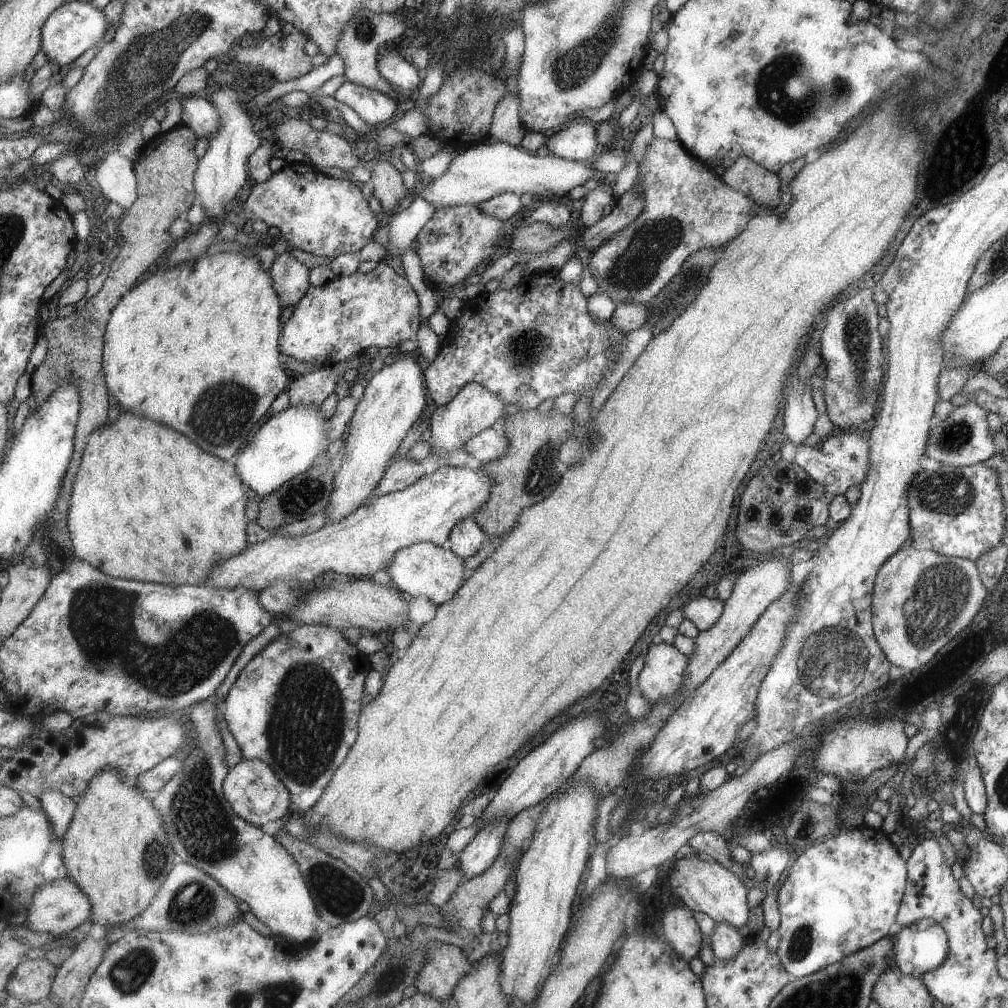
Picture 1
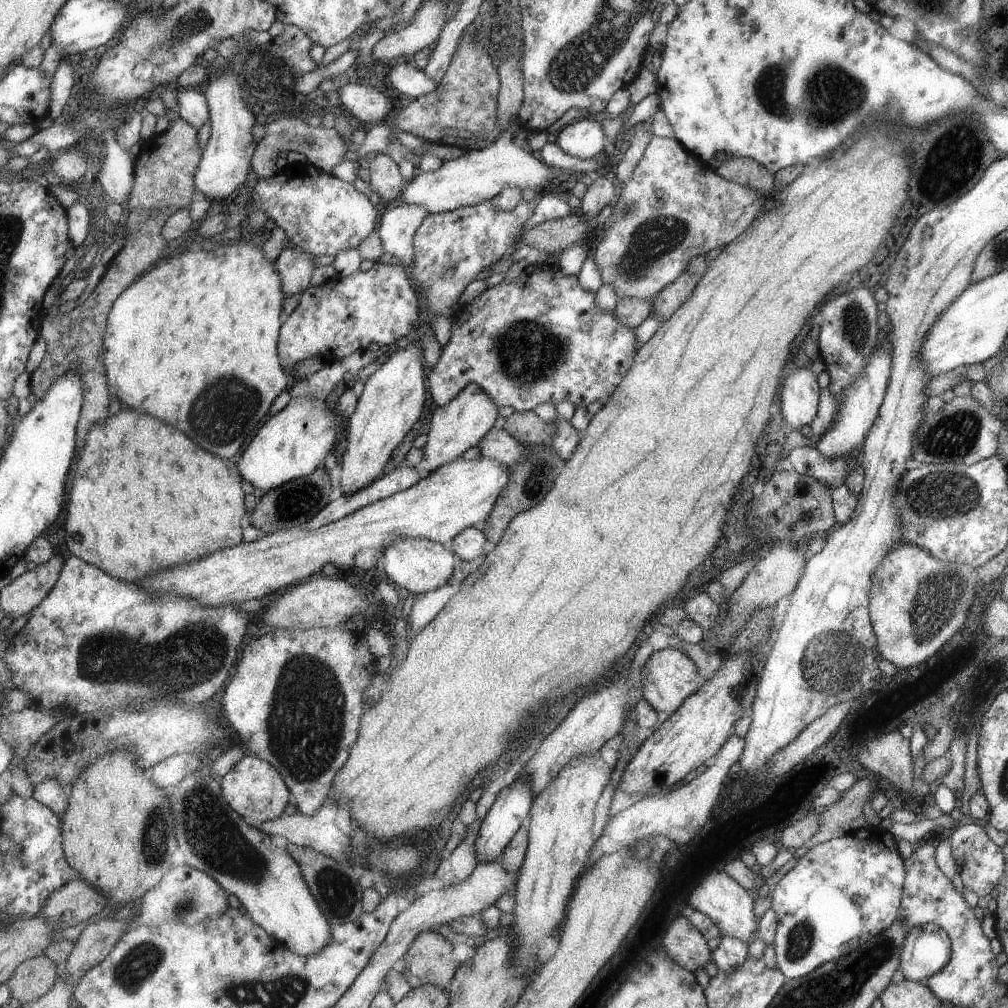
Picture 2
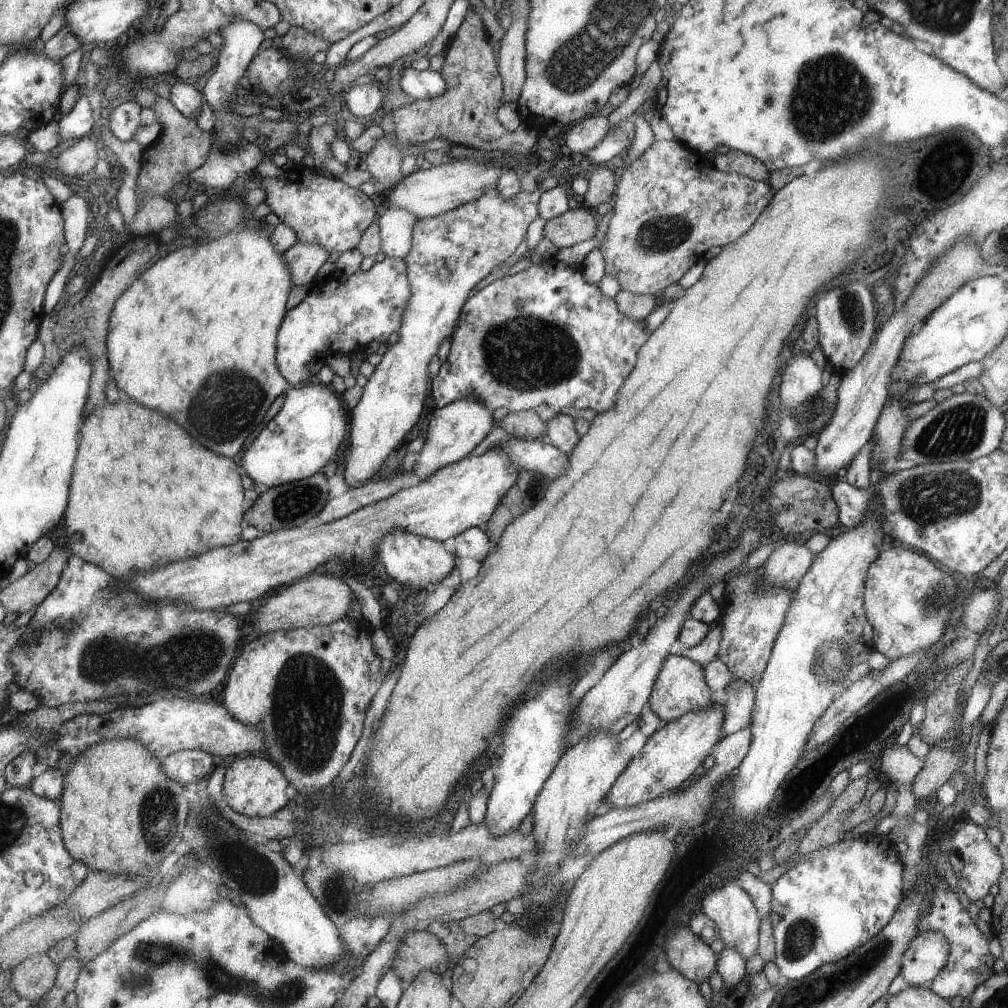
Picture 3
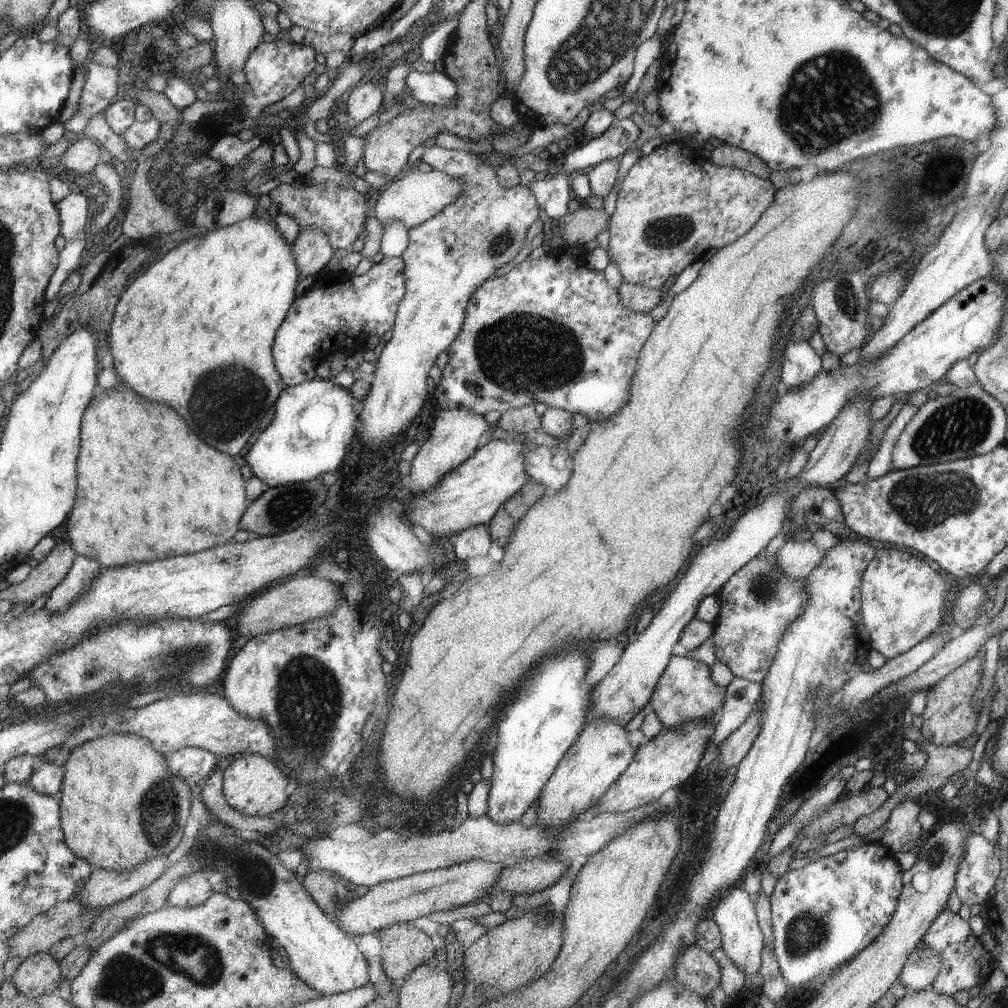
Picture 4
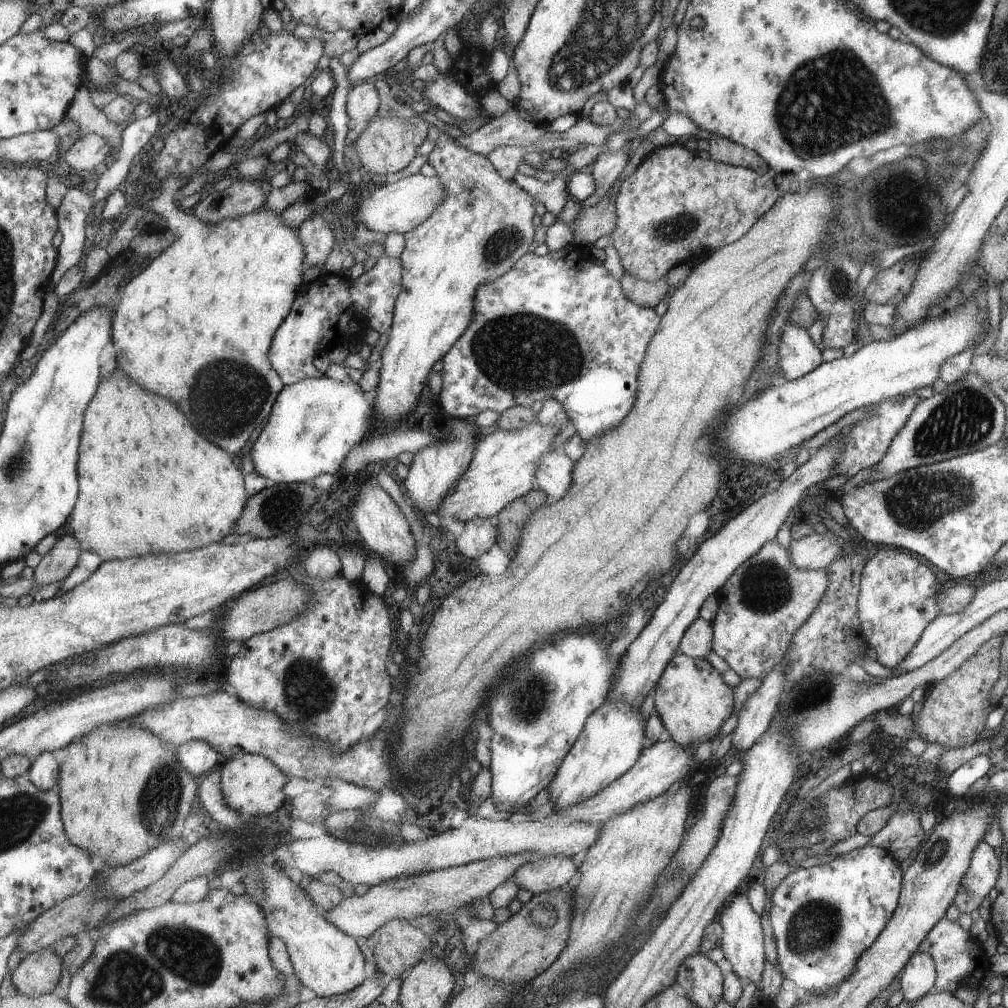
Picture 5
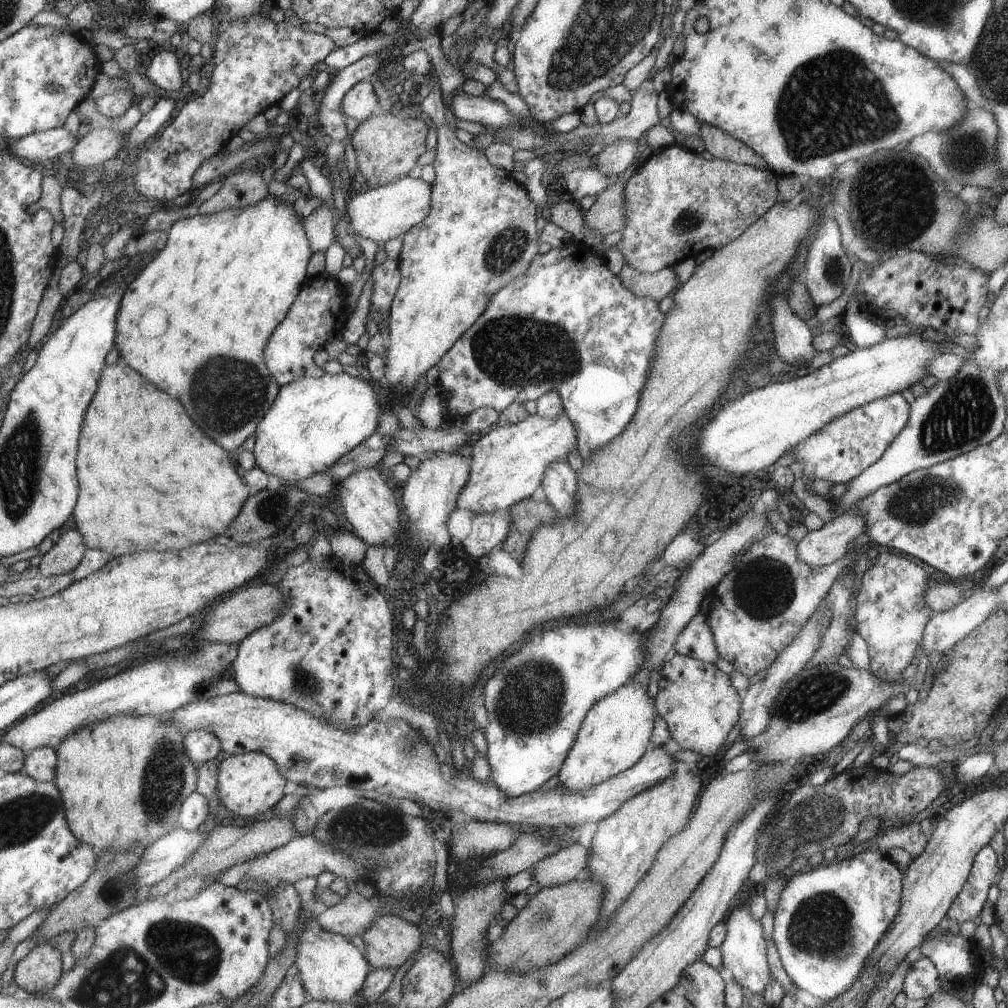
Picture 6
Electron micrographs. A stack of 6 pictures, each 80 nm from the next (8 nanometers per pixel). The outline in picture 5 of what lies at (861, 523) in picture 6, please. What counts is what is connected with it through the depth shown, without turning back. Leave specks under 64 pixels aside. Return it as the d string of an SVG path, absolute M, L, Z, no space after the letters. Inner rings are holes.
M814 532L800 540L792 540L788 546L788 555L795 568L814 571L825 568L845 548L840 538L831 532L824 535Z

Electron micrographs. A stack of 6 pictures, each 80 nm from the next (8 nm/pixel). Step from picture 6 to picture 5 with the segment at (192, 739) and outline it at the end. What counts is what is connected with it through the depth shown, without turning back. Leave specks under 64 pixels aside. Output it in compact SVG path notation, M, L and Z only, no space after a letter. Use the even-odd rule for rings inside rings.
M187 741L178 748L177 756L184 768L198 780L204 778L223 760L211 743L203 741Z

